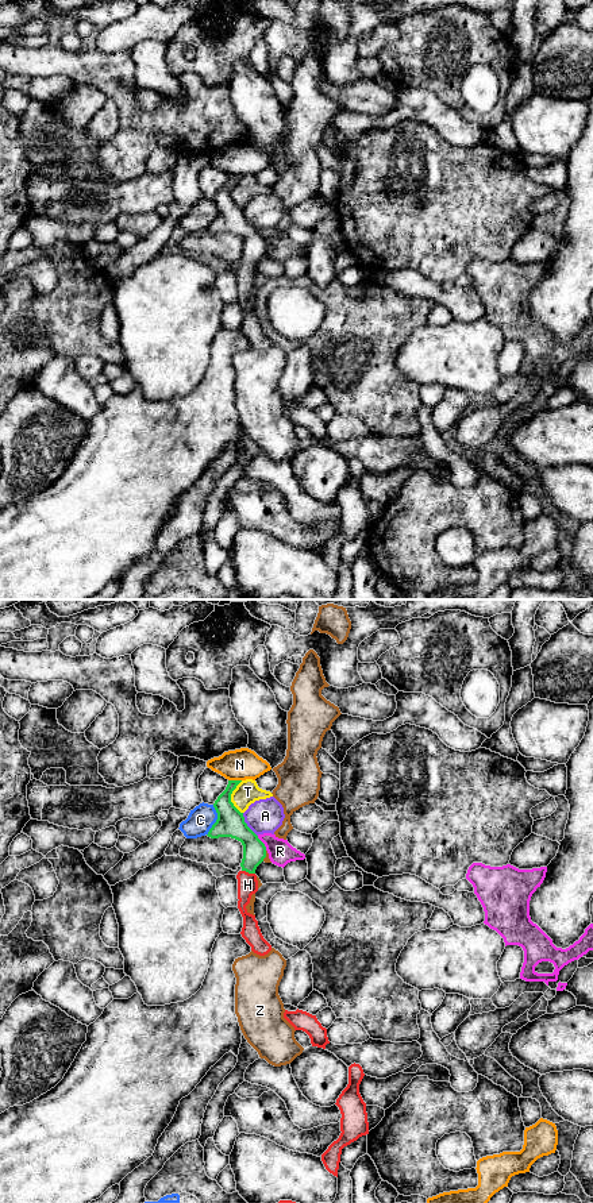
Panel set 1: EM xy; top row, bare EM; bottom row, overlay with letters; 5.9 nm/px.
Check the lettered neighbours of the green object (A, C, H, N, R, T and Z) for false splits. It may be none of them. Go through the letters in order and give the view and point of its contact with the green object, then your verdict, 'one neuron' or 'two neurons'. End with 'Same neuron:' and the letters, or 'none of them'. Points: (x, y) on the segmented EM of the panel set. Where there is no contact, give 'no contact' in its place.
A: xy (246, 825) | two neurons
C: xy (216, 820) | two neurons
H: xy (249, 872) | one neuron
N: xy (235, 781) | two neurons
R: xy (262, 843) | two neurons
T: xy (230, 797) | two neurons
Z: xy (265, 856) | two neurons
Same neuron: H

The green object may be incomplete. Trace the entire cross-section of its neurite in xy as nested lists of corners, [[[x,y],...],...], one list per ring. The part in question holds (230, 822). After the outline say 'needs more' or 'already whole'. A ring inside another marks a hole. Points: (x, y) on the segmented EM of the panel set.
[[[228,780],[226,790],[215,801],[213,807],[217,813],[217,820],[207,836],[211,838],[231,837],[243,845],[242,870],[236,875],[238,909],[243,917],[240,934],[254,953],[265,956],[272,951],[272,945],[263,938],[255,915],[250,914],[246,906],[250,903],[251,895],[258,891],[255,870],[266,857],[266,847],[247,826],[243,813],[231,802],[231,794],[240,782]]]; needs more

